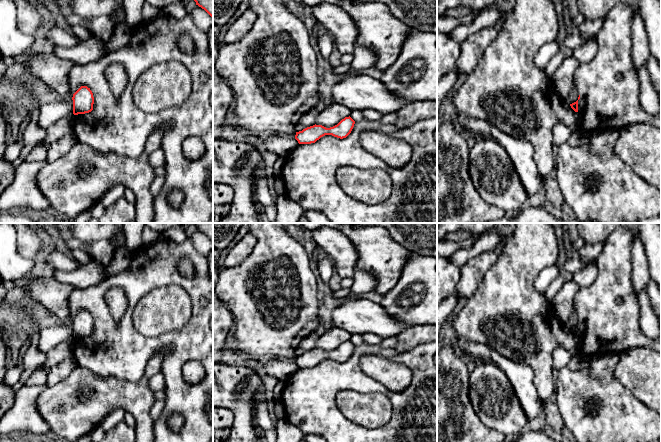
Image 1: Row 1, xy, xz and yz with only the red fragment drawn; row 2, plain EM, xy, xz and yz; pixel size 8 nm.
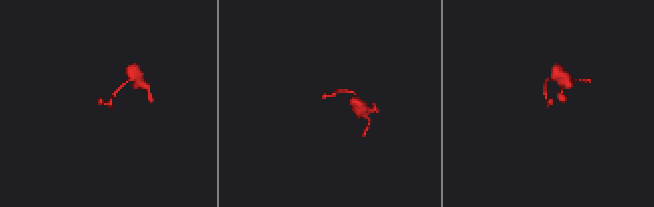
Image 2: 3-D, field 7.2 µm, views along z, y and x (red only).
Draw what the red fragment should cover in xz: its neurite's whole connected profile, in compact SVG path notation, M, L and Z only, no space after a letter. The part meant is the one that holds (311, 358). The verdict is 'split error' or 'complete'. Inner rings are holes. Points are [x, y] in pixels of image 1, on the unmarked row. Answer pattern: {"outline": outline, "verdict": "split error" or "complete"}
{"outline": "M349 340L342 343L337 349L326 352L322 349L313 349L296 356L295 363L299 368L315 367L325 359L332 359L334 361L343 363L346 362L352 355L355 345Z", "verdict": "complete"}

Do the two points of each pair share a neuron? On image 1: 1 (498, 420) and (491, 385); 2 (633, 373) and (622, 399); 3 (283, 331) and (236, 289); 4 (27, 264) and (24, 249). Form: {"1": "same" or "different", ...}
{"1": "same", "2": "different", "3": "same", "4": "different"}

